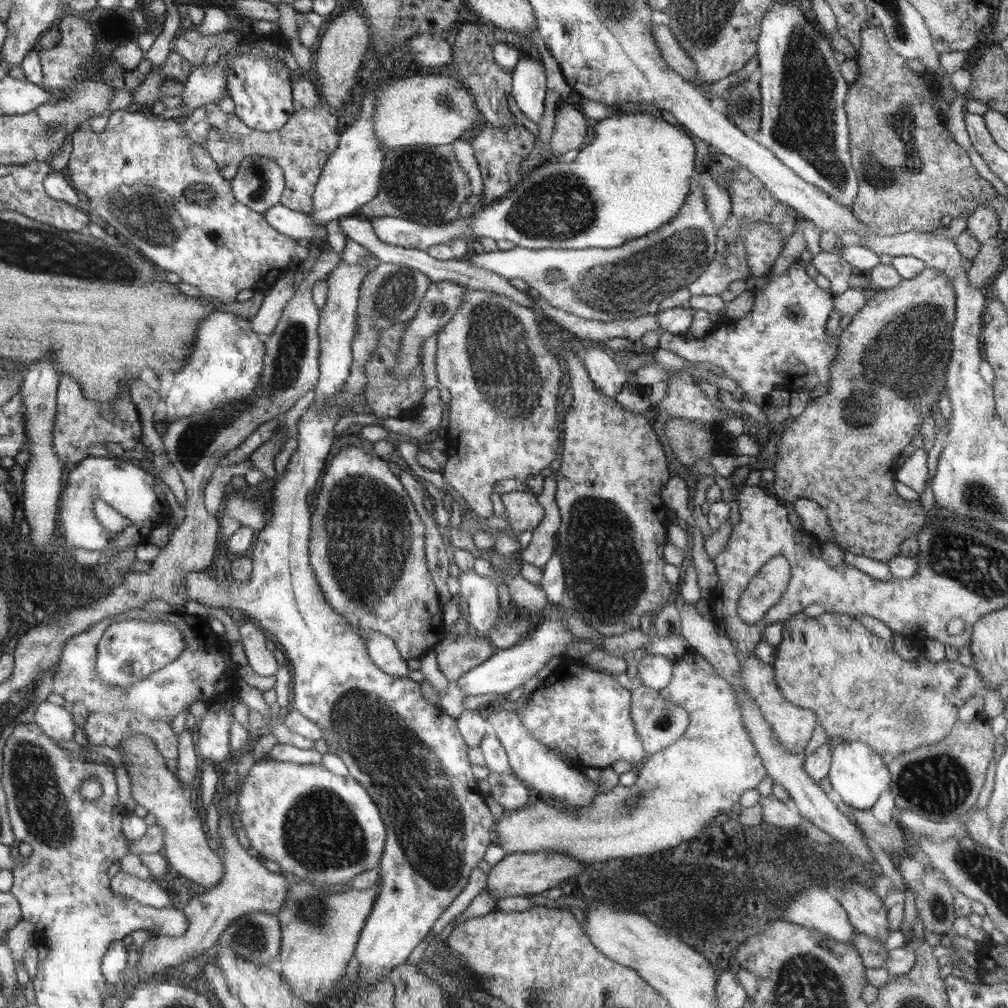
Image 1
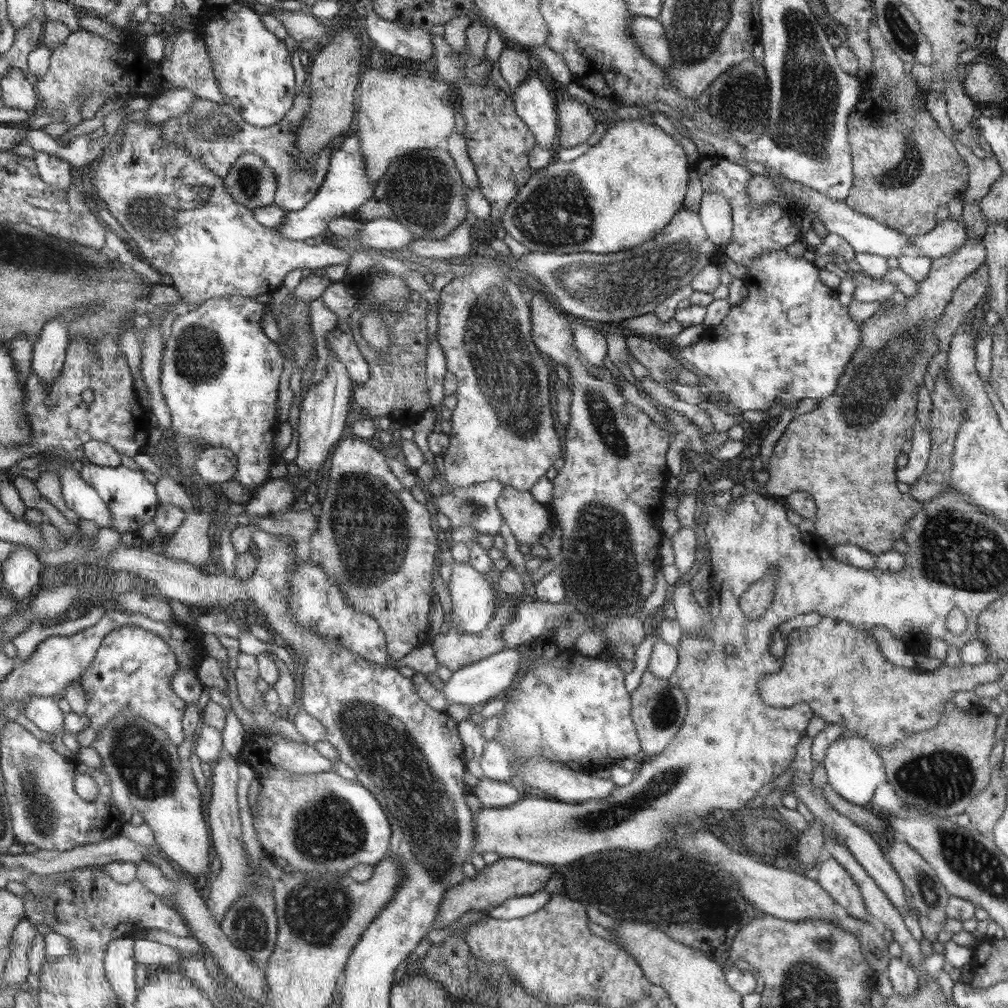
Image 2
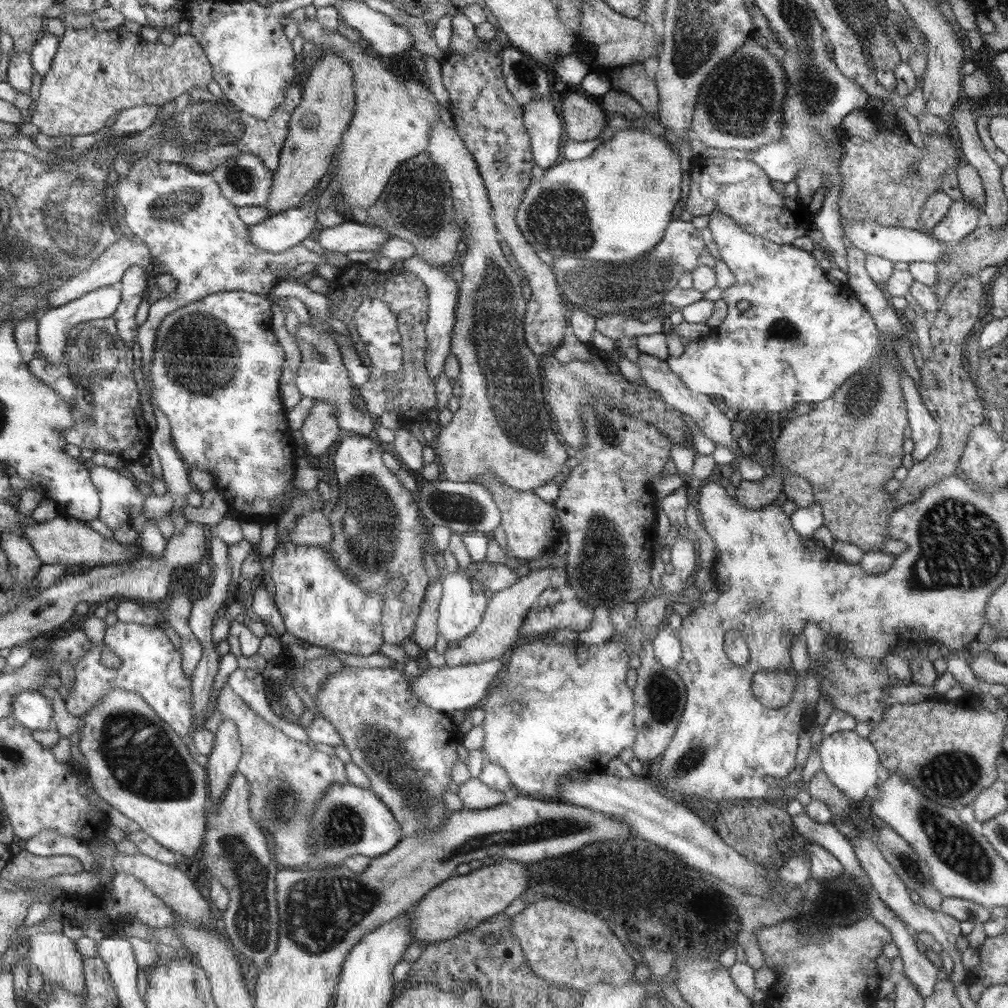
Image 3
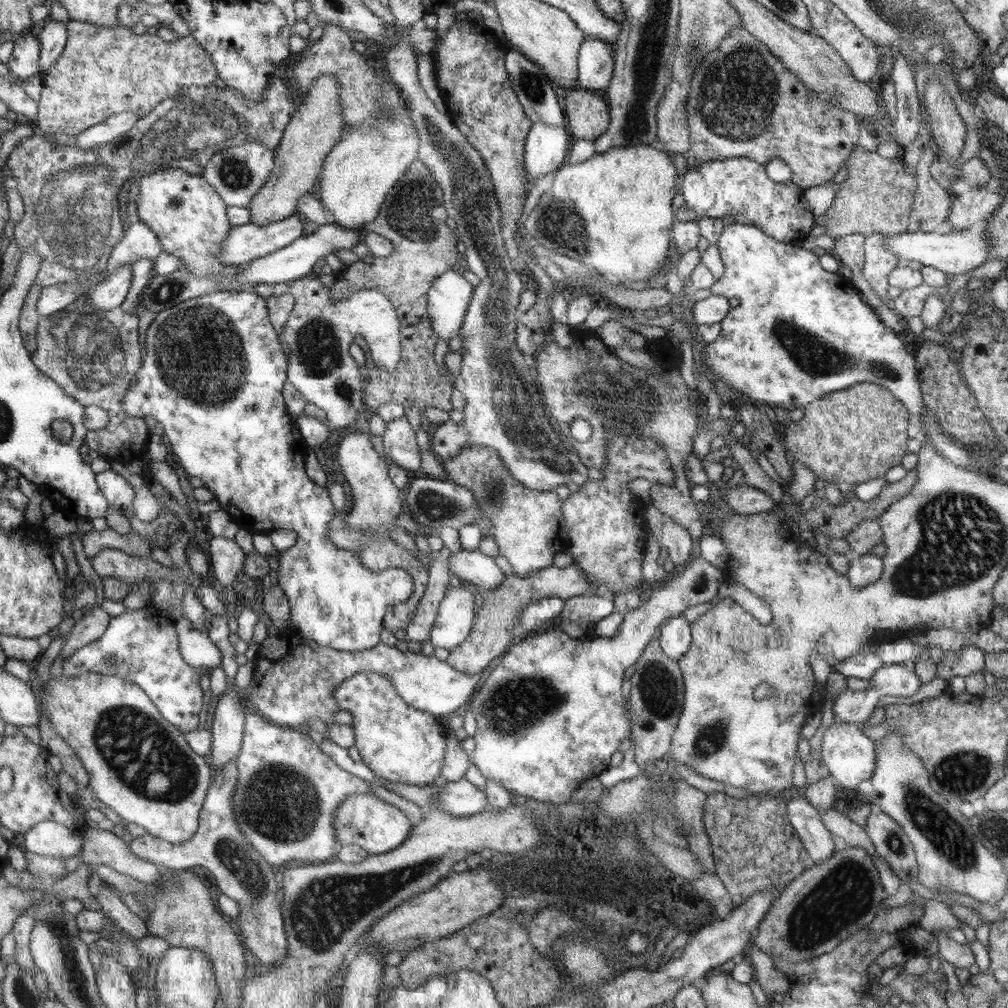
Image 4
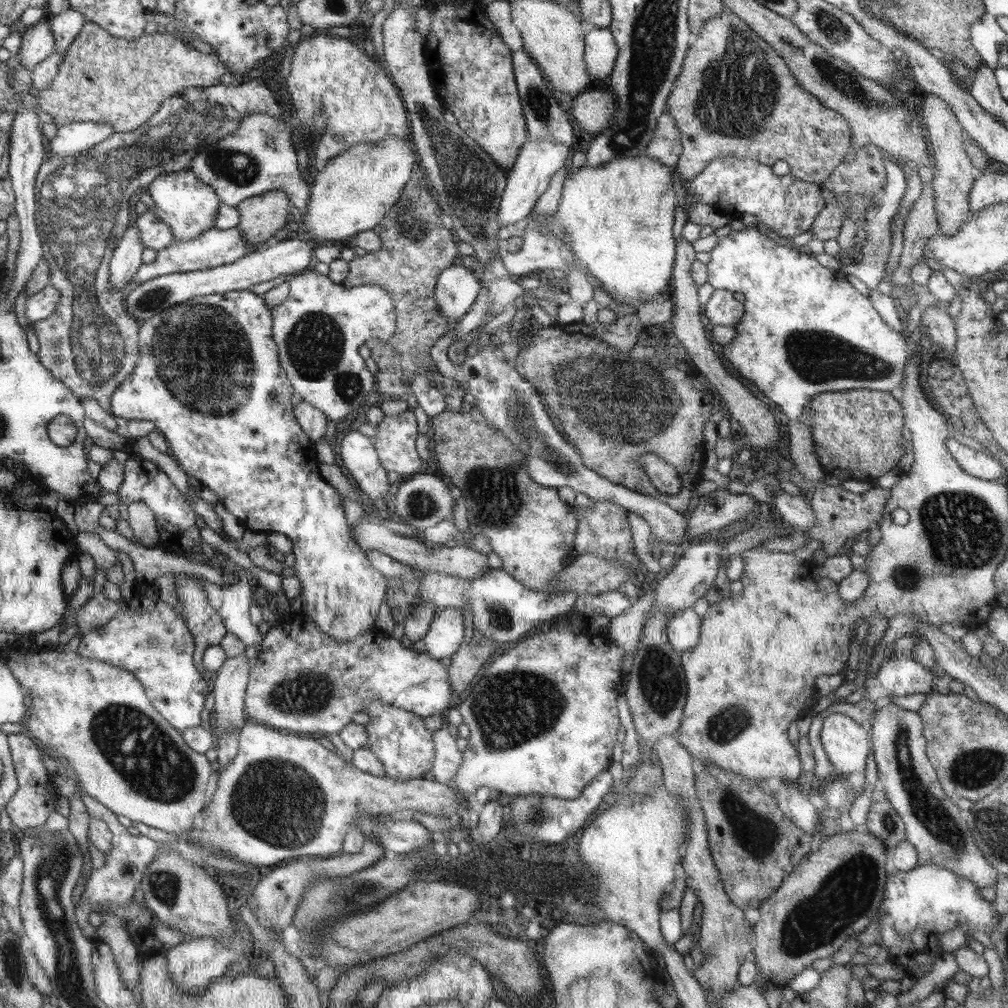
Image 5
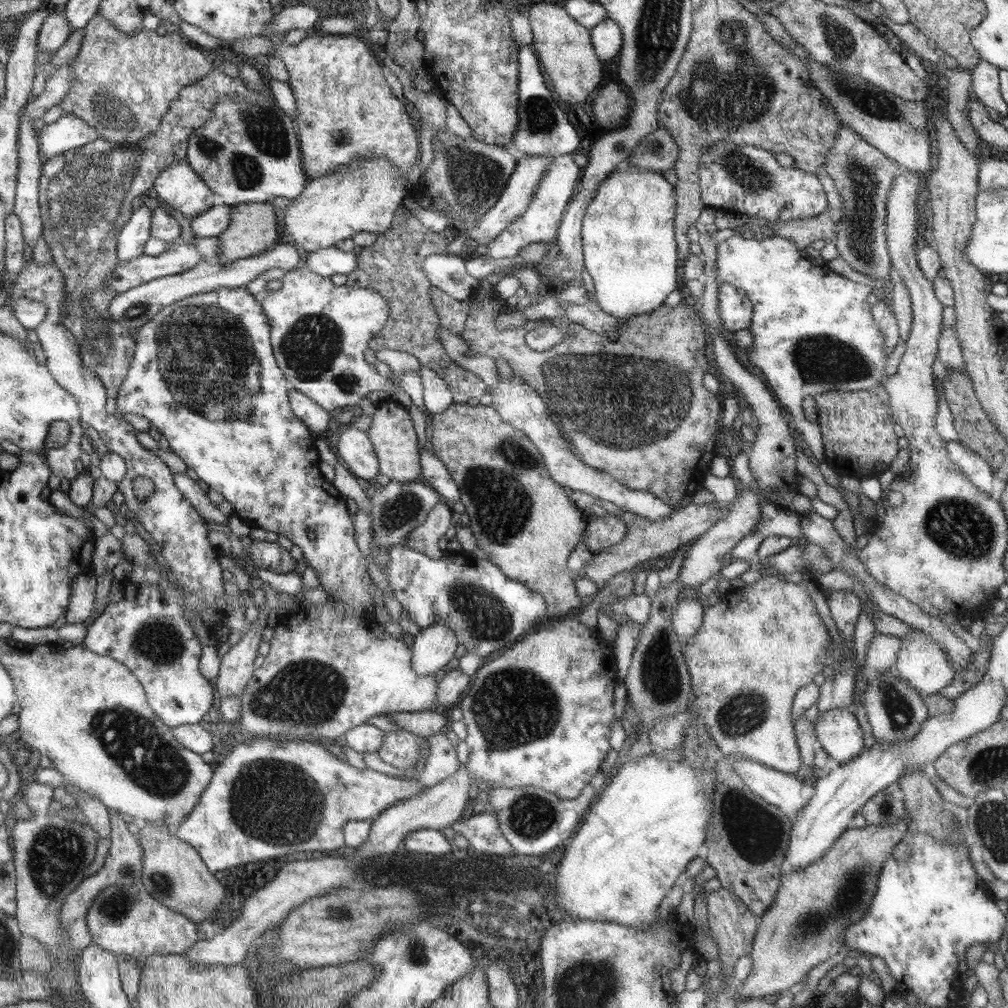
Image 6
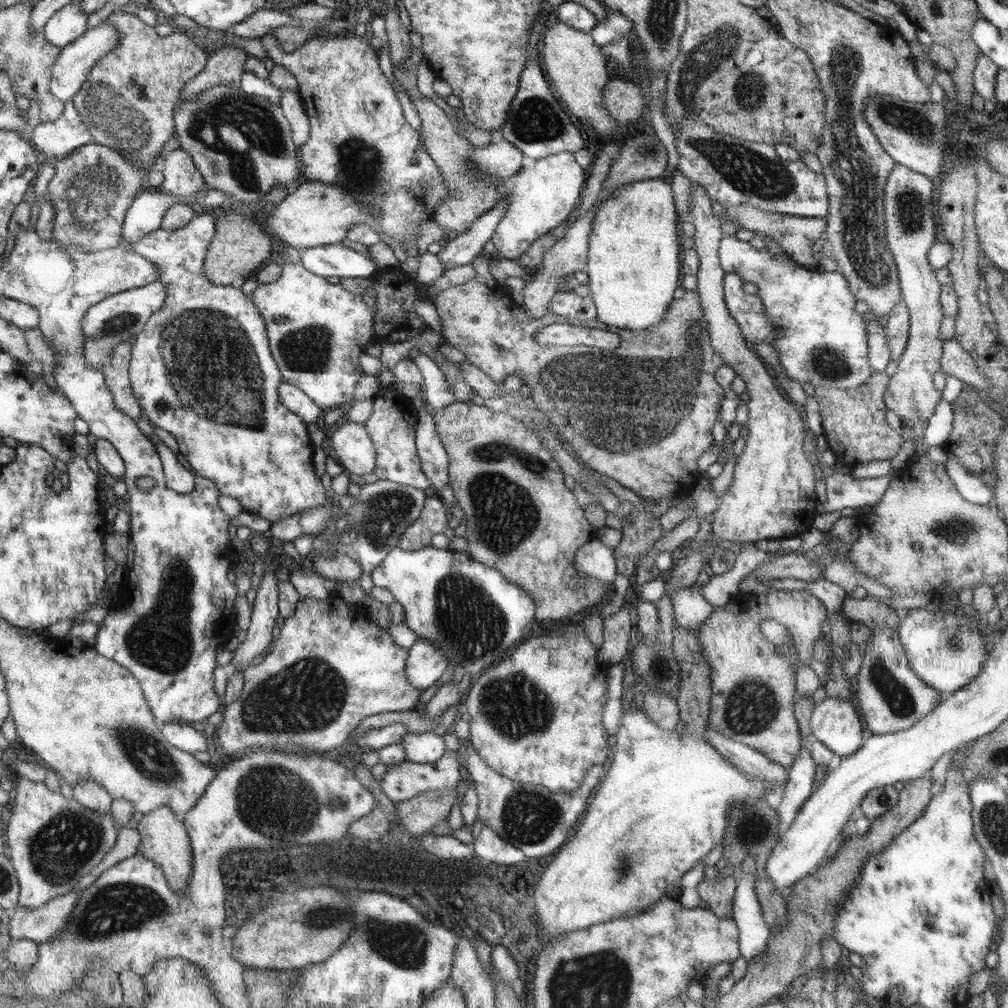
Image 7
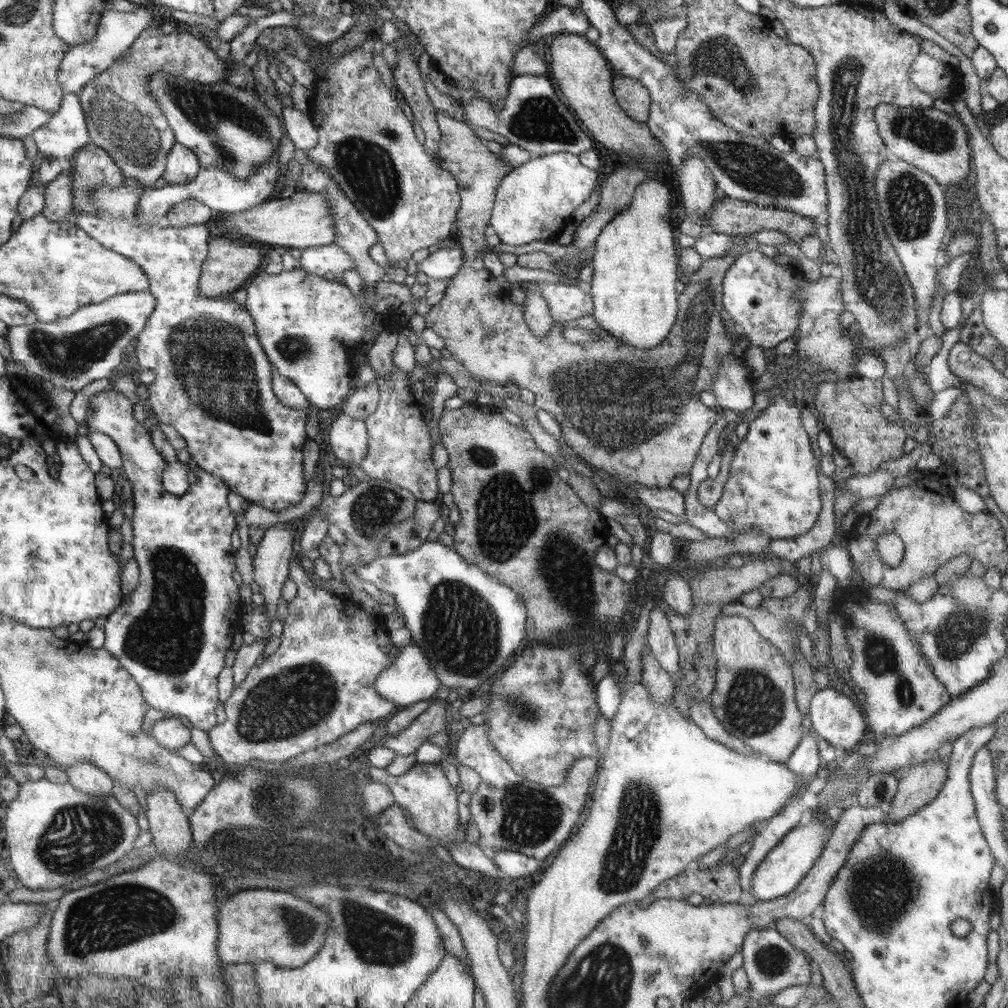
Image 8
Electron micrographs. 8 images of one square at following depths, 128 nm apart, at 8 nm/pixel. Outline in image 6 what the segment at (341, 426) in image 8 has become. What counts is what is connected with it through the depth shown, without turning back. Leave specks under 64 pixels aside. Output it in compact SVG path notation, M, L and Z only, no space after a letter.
M351 425L340 434L336 450L337 454L340 454L340 460L354 476L374 482L381 468L380 458L377 456L376 448L372 448L370 439L366 431L358 430Z

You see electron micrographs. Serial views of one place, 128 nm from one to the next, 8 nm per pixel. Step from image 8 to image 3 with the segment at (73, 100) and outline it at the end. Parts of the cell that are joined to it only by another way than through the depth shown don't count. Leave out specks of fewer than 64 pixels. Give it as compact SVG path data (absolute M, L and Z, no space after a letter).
M136 106L120 111L116 115L114 124L110 126L108 131L108 138L122 137L128 132L140 132L150 128L150 125L154 124L154 121L158 118L158 111L161 106Z

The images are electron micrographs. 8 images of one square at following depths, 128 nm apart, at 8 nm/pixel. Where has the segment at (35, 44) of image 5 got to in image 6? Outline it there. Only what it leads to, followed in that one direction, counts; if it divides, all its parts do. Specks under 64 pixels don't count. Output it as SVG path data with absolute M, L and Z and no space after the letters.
M58 9L52 12L41 26L38 52L57 52L70 36L71 23L67 20L67 16L62 14L62 10Z

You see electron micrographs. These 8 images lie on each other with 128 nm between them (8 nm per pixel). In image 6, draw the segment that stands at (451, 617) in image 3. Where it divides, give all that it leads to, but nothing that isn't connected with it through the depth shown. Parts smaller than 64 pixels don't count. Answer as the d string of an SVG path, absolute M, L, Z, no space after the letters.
M435 625L421 629L412 643L414 670L421 676L436 675L454 658L458 645L454 634L447 627Z

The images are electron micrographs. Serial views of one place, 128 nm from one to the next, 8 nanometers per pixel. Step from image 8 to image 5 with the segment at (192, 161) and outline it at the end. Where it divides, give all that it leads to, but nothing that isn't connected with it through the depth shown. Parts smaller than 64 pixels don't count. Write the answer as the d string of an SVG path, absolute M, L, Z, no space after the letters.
M193 171L162 173L148 186L148 191L154 201L154 206L148 207L148 210L154 211L162 221L170 225L173 239L194 239L200 233L214 228L218 209L221 208L221 198L209 183L202 182Z

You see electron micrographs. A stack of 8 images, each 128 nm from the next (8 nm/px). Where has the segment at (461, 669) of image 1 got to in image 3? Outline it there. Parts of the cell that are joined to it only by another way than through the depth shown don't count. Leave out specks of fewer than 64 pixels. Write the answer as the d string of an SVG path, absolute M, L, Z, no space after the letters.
M552 567L535 569L527 576L516 579L512 586L489 594L488 605L484 611L482 622L467 638L448 644L444 653L448 666L460 666L468 664L478 664L478 662L488 662L508 655L513 647L521 642L521 629L523 628L525 614L532 608L536 608L537 599L542 592L550 588L562 589L568 585L568 575L566 572L556 572Z

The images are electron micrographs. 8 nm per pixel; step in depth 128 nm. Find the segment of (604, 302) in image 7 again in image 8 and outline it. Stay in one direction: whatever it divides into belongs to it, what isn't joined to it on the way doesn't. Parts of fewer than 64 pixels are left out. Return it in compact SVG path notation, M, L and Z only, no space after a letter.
M646 178L642 184L634 190L634 197L630 200L630 206L616 214L598 236L592 258L588 264L593 268L591 290L589 294L593 298L594 310L592 316L596 322L622 342L648 350L668 336L670 330L677 322L678 317L678 262L676 258L676 246L674 246L674 226L668 220L670 212L670 192L662 182L656 179Z

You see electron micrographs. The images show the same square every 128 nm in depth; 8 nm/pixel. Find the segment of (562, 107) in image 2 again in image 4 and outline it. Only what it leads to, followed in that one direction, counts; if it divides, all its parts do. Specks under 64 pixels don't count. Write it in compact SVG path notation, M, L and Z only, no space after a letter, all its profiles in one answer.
M579 87L567 90L568 130L576 139L596 140L609 128L608 105L602 96Z

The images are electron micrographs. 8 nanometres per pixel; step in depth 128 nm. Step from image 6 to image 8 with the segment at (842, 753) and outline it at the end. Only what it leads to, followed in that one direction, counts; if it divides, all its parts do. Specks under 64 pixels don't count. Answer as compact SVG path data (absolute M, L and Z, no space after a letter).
M833 686L825 687L814 694L810 703L810 721L812 728L825 738L830 744L838 748L852 748L856 742L862 740L864 732L866 732L866 722L864 716L860 712L860 708L854 704L852 696L844 696L842 692L838 692Z

